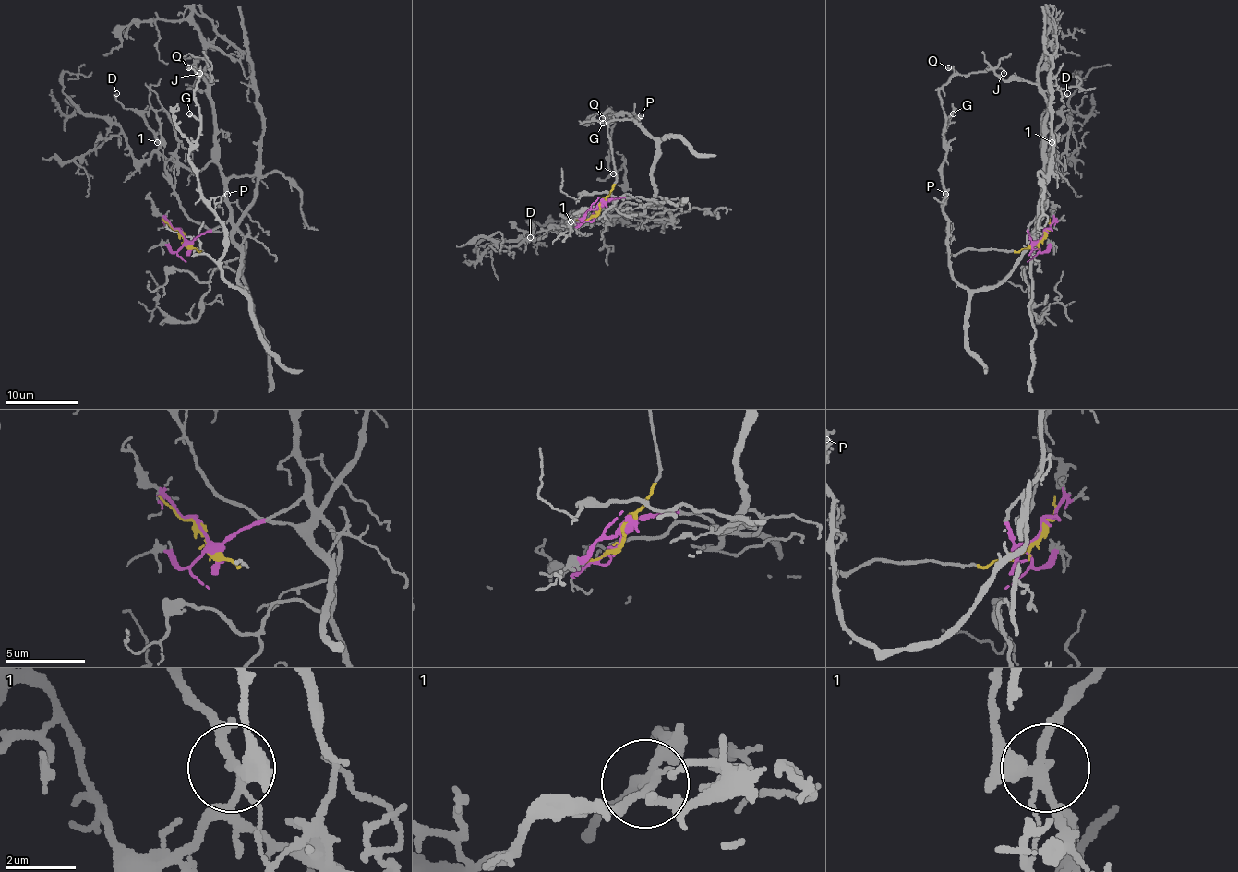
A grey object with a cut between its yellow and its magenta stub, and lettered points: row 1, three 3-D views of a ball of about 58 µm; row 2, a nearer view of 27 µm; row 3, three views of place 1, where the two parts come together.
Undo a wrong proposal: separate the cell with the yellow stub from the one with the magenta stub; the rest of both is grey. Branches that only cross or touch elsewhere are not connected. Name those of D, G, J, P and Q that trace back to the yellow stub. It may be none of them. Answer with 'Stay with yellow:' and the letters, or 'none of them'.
Stay with yellow: G, J, P, Q

